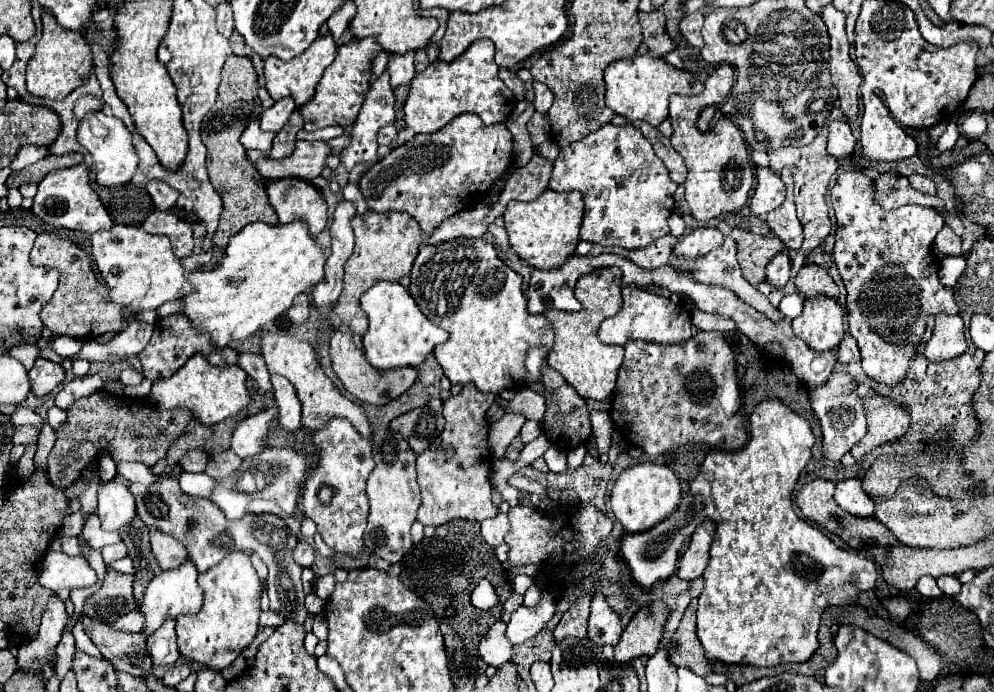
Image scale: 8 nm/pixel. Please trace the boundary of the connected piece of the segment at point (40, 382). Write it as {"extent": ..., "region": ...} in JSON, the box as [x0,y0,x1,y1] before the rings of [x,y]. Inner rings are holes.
{"extent":[28,358,64,396],"region":[[[36,358],[34,368],[28,372],[32,392],[36,396],[46,396],[50,394],[62,380],[64,380],[64,368],[56,362],[50,362],[46,358]]]}

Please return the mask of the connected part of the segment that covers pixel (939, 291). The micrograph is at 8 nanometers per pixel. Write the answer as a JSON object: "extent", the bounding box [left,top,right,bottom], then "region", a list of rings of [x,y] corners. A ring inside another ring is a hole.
{"extent":[832,172,958,386],"region":[[[844,172],[838,176],[836,186],[832,188],[832,206],[838,220],[832,256],[848,290],[848,332],[860,346],[862,370],[876,382],[896,386],[906,378],[906,372],[910,372],[910,362],[924,342],[926,318],[930,314],[958,314],[954,292],[940,284],[940,262],[932,254],[932,242],[942,230],[944,218],[934,208],[926,206],[900,206],[890,212],[882,210],[882,206],[874,202],[872,180],[862,172]]]}

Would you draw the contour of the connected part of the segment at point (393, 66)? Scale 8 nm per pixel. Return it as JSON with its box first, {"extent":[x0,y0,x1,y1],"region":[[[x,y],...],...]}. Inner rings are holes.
{"extent":[386,52,414,88],"region":[[[406,52],[406,54],[388,54],[388,66],[386,70],[390,72],[390,84],[392,88],[400,86],[400,84],[410,84],[410,80],[414,78],[414,52]]]}

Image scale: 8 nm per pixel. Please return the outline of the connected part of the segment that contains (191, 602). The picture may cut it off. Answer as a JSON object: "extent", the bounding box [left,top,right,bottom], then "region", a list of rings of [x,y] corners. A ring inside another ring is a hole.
{"extent":[138,560,202,636],"region":[[[192,560],[184,562],[180,568],[168,570],[158,574],[146,588],[144,592],[144,600],[138,604],[140,614],[144,614],[146,622],[144,622],[144,636],[150,636],[152,632],[156,632],[166,618],[178,618],[180,614],[198,614],[200,606],[202,606],[202,588],[196,582],[198,572],[192,564]]]}

